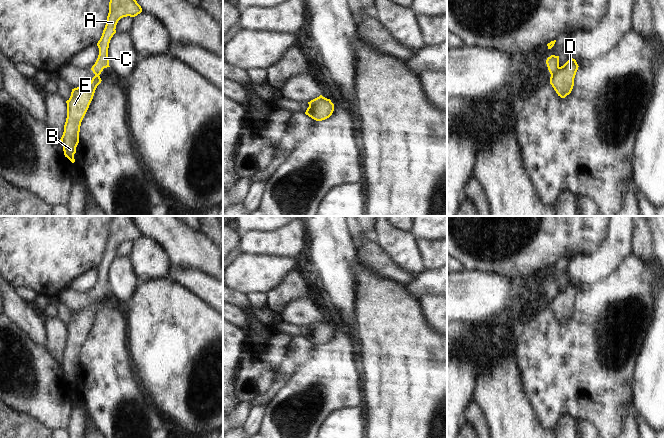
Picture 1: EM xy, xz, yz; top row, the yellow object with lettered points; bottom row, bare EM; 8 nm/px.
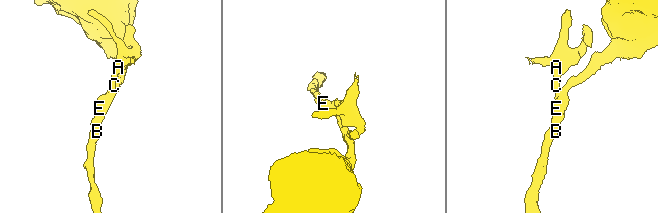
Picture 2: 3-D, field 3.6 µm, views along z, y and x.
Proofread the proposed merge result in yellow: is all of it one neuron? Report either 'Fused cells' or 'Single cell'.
Fused cells.

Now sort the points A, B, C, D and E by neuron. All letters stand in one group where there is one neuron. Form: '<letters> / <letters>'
A C / B D E

